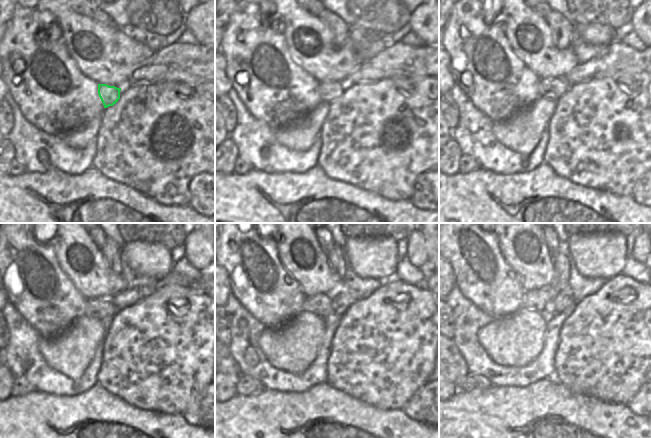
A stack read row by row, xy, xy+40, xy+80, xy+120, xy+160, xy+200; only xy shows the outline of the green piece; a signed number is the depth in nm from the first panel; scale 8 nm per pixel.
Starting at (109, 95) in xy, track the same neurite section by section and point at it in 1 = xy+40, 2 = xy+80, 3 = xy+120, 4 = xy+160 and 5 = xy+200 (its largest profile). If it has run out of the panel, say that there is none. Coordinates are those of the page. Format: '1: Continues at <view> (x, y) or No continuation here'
1: Continues at xy+40 (329, 91)
2: Continues at xy+80 (551, 88)
3: Continues at xy+120 (99, 308)
4: Continues at xy+160 (321, 305)
5: Continues at xy+200 (536, 300)

